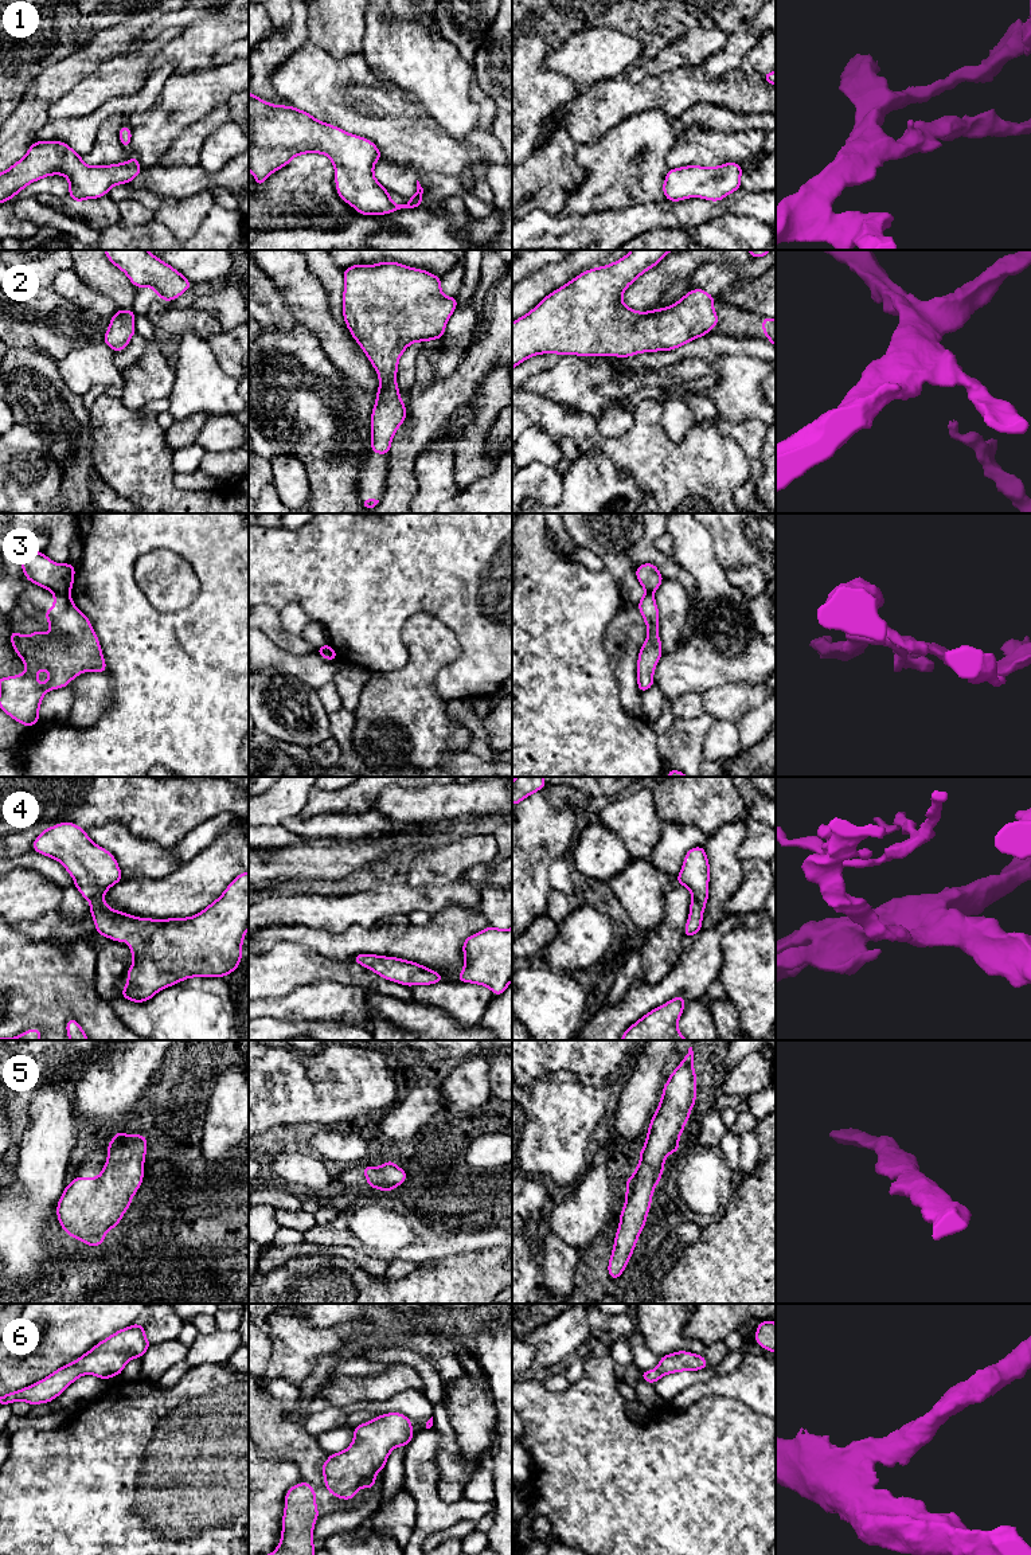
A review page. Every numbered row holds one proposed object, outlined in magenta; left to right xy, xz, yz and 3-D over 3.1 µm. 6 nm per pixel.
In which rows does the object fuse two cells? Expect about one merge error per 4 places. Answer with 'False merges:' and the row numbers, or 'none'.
False merges: 3

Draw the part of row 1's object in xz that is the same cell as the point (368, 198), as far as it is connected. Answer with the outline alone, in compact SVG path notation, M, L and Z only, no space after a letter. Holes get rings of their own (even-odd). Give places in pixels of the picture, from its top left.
M249 91L249 169L257 187L304 153L323 153L331 159L337 195L362 215L423 206L418 180L417 194L407 204L391 200L374 176L374 165L383 156L370 140L319 121L292 105L272 105Z

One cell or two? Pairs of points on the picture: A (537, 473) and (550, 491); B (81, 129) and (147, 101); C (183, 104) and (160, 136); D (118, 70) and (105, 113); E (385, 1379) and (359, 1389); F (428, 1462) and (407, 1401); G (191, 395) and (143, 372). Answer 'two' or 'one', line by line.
A: one
B: one
C: one
D: two
E: one
F: two
G: two

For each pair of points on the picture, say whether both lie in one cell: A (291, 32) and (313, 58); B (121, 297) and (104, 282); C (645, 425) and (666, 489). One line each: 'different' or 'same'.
A: different
B: same
C: same

